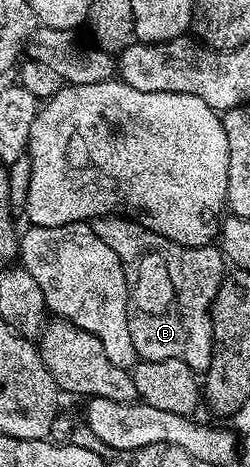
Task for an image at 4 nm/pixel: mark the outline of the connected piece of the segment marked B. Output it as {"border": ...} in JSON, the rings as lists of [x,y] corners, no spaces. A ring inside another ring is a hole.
{"border":[[[112,216],[109,218],[96,218],[93,222],[97,236],[101,236],[101,240],[105,240],[105,244],[109,244],[109,248],[113,248],[119,253],[119,258],[123,261],[124,267],[132,275],[133,285],[129,290],[129,309],[127,315],[129,316],[129,336],[133,336],[133,348],[136,355],[144,362],[152,362],[153,360],[181,360],[185,364],[189,364],[189,368],[196,372],[205,372],[211,363],[211,349],[213,348],[213,336],[211,335],[211,305],[217,296],[217,292],[223,283],[223,275],[225,273],[225,259],[223,251],[219,249],[218,245],[212,244],[210,246],[182,246],[173,240],[169,240],[160,234],[154,234],[149,228],[145,228],[134,218],[124,218],[122,216]]]}

